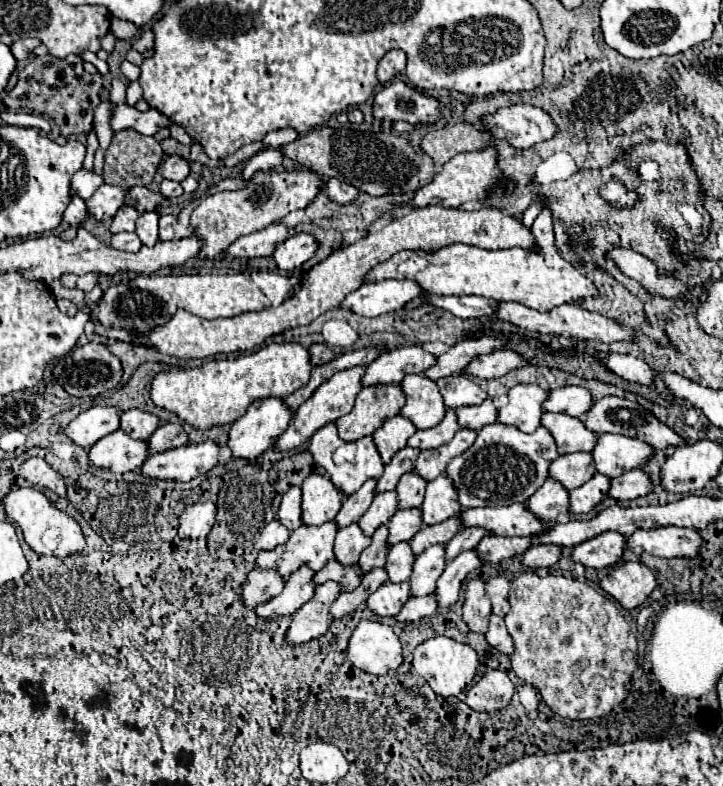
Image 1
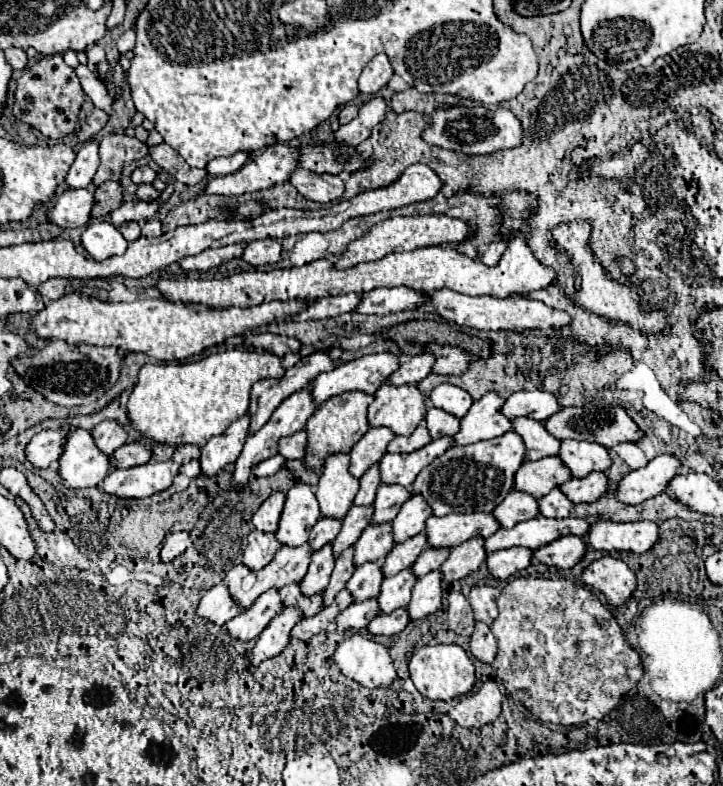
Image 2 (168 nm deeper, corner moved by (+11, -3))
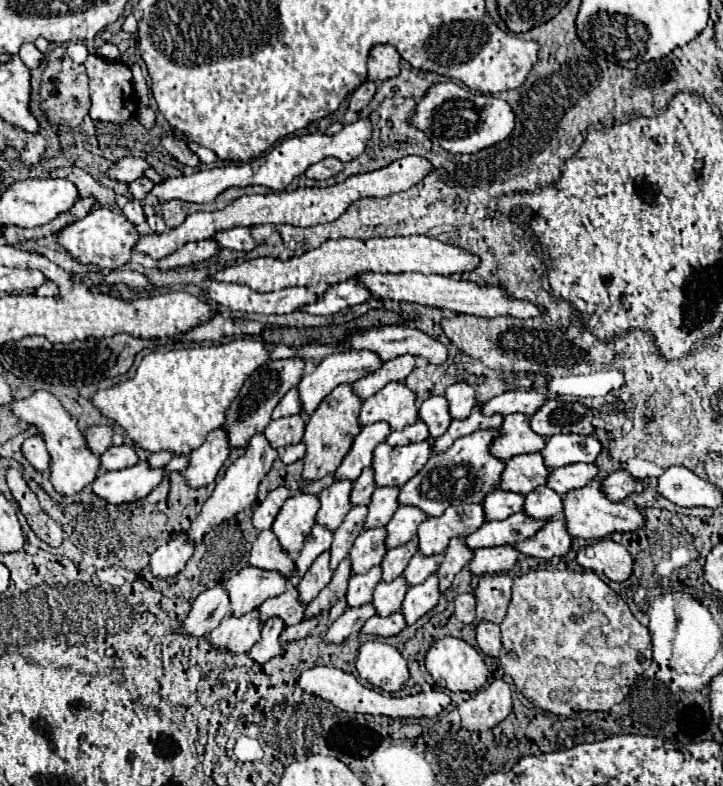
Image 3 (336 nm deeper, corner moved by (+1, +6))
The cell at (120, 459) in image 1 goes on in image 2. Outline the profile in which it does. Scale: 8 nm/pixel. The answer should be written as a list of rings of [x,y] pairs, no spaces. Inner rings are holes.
[[[74,430],[68,436],[64,454],[60,456],[60,476],[68,488],[98,486],[110,474],[110,456],[94,446],[88,430]]]

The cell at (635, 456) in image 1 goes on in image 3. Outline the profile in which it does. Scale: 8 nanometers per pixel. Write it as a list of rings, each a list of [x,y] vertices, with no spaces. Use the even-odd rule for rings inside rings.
[[[552,435],[546,439],[540,455],[544,457],[544,465],[548,469],[572,465],[572,463],[594,463],[600,453],[600,443],[594,437],[586,435]]]

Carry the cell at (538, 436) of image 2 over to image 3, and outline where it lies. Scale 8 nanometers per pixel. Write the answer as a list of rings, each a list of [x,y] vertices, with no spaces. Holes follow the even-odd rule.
[[[514,413],[514,415],[504,415],[502,425],[498,427],[500,437],[496,437],[496,441],[492,441],[492,449],[490,453],[494,457],[500,457],[502,461],[520,455],[520,453],[538,453],[546,439],[536,435],[530,425],[526,415],[522,413]]]

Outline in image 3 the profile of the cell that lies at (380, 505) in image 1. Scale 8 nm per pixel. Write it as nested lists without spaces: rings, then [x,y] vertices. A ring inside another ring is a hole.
[[[364,505],[352,507],[350,513],[344,517],[342,525],[334,531],[334,541],[330,547],[330,569],[336,569],[338,563],[348,555],[352,541],[356,541],[356,537],[364,529],[366,513],[368,513],[368,509]]]

